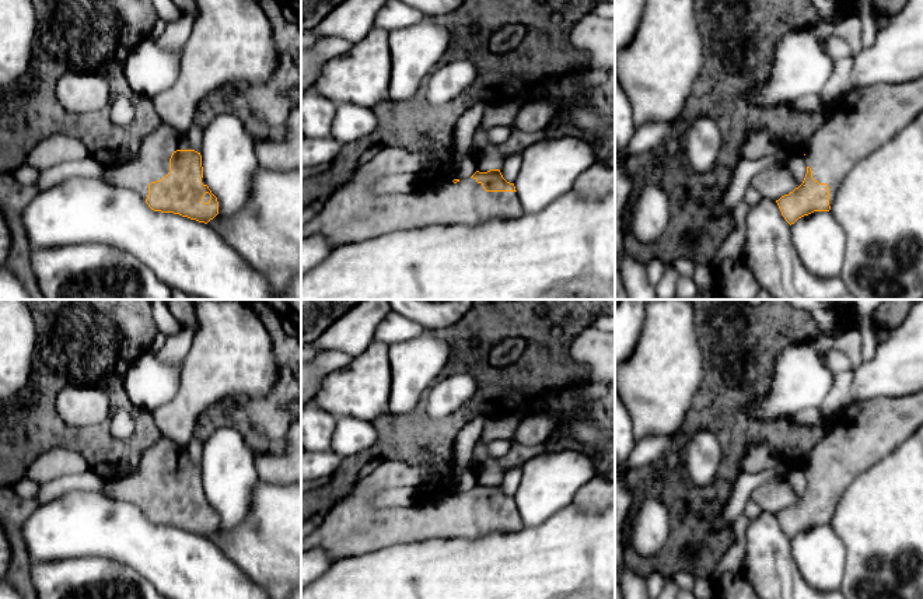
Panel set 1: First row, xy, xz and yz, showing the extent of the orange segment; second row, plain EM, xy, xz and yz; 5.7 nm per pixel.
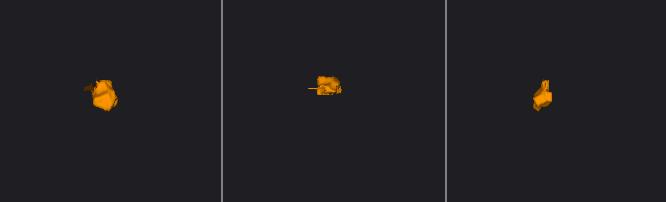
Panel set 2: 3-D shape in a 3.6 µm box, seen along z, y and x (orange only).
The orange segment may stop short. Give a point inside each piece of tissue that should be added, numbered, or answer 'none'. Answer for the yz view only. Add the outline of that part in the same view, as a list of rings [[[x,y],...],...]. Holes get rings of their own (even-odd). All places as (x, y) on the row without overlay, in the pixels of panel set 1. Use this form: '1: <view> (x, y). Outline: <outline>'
1: yz (870, 428). Outline: [[[923,390],[901,397],[854,399],[839,414],[831,431],[811,449],[805,477],[812,491],[829,500],[829,519],[833,518],[842,494],[854,477],[882,460],[923,425]]]

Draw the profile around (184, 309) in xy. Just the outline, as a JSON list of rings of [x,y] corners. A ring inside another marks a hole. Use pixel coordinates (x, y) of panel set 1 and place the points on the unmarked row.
[[[168,300],[168,308],[183,326],[197,326],[195,304],[190,300]]]

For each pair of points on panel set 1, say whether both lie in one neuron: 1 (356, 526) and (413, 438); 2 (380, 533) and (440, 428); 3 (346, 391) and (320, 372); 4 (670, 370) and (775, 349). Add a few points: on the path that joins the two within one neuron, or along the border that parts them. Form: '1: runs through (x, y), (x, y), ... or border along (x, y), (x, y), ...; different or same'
1: border along (385, 459), (425, 463); different
2: border along (387, 459), (425, 463); different
3: border along (353, 357), (324, 378), (315, 396); different
4: border along (696, 330), (705, 375), (695, 393); different

